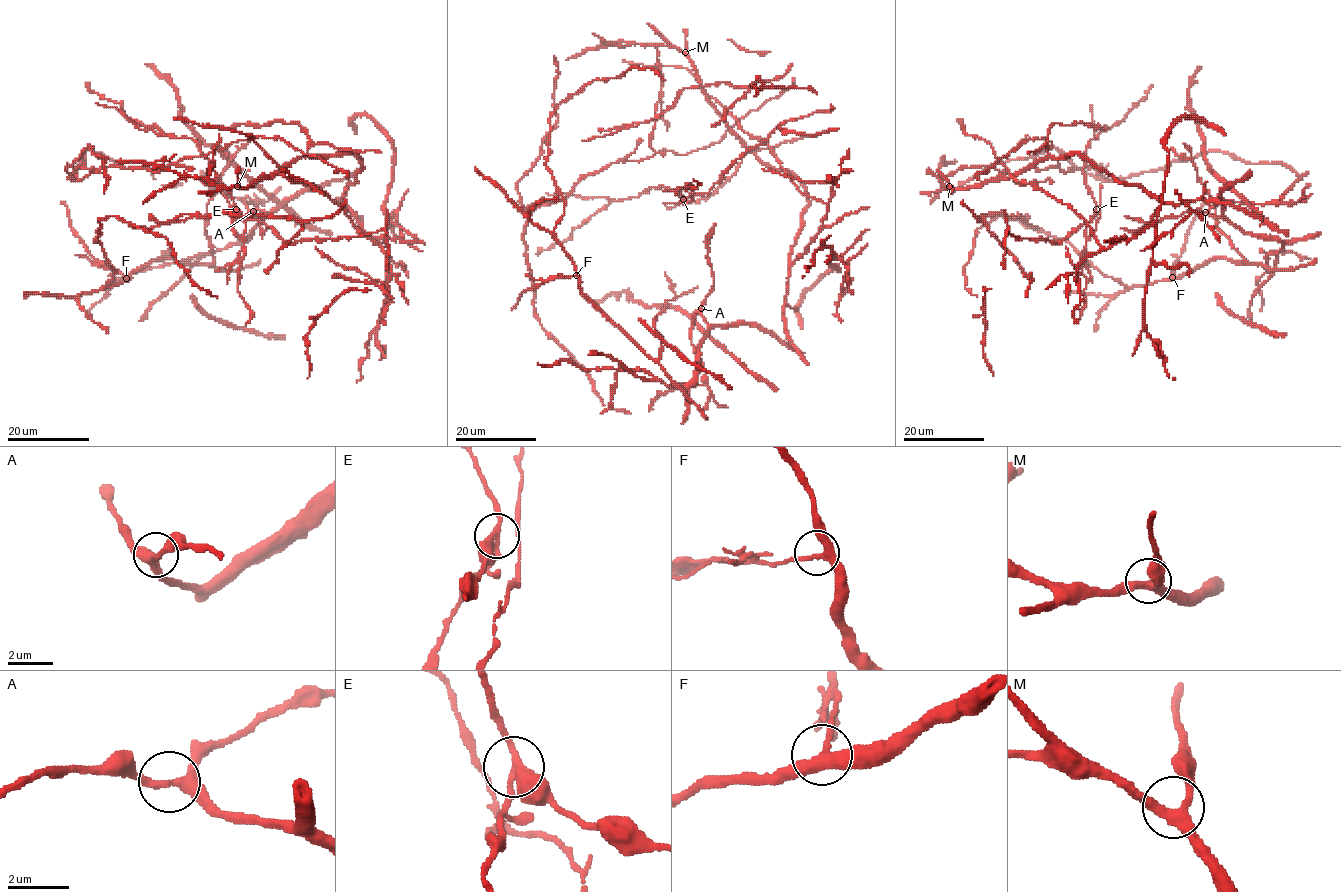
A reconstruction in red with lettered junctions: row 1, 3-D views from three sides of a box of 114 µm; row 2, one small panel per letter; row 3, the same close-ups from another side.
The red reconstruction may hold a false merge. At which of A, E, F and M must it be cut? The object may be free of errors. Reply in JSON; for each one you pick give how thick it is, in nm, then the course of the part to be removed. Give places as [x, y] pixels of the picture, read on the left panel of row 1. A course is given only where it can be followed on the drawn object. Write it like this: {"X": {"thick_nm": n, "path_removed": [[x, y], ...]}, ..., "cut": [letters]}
{"E": {"thick_nm": 280, "path_removed": [[236, 209], [232, 224], [243, 242], [244, 254], [238, 275], [238, 290], [250, 312], [250, 319], [245, 324]]}, "cut": ["E"]}

